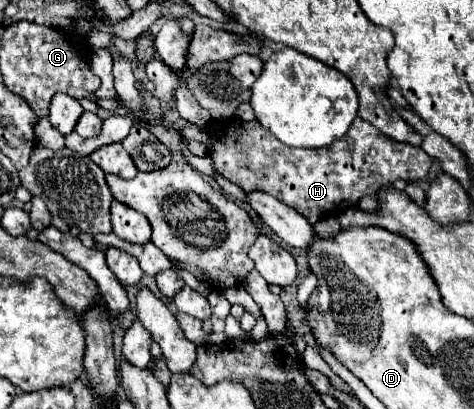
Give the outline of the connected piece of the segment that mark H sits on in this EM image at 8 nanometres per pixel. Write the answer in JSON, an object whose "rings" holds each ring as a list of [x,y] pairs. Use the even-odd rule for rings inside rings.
{"rings":[[[230,117],[214,121],[208,129],[212,139],[208,155],[220,175],[242,189],[260,189],[270,193],[304,215],[311,224],[356,205],[364,195],[376,195],[382,187],[390,187],[396,179],[424,179],[432,165],[432,157],[428,157],[420,147],[396,143],[360,117],[356,117],[346,135],[334,141],[328,149],[288,147],[256,119],[246,123],[238,117]]]}

